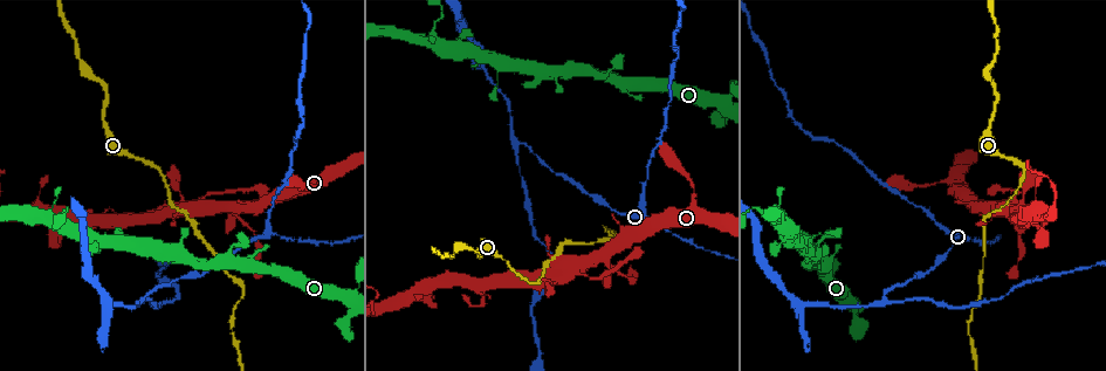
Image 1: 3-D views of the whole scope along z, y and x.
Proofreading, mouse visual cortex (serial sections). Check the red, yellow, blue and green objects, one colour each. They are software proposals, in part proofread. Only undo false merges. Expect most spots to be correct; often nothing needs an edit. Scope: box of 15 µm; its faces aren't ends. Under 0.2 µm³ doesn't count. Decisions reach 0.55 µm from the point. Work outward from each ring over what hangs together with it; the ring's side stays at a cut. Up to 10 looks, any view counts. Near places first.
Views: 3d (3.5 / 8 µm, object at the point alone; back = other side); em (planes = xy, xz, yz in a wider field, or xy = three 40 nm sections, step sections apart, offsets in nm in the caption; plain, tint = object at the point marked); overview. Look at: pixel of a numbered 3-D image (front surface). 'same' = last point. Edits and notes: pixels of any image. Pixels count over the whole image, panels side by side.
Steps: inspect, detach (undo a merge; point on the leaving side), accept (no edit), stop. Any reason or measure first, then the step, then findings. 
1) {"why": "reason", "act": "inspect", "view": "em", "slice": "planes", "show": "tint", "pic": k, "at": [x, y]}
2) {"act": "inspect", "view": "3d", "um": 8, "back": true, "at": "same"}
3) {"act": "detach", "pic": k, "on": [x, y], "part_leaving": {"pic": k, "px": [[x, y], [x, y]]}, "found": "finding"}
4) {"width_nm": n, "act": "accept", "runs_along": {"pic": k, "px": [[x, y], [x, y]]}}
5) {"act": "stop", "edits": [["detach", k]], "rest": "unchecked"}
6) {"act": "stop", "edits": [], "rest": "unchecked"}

{"why": "three arms meet", "act": "inspect", "view": "3d", "um": 3.5, "pic": 1, "at": [518, 144]}

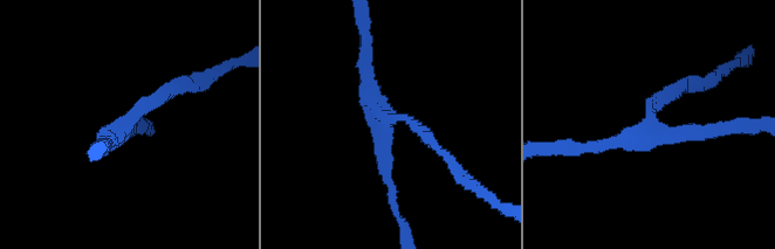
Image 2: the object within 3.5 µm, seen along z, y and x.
{"arms": 3, "arm_widths_nm": [200, 200, 200], "act": "inspect", "view": "em", "slice": "xy", "step": 2, "show": "tint", "pic": 2, "at": [124, 123]}

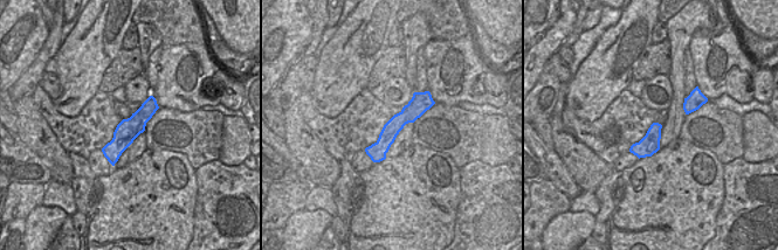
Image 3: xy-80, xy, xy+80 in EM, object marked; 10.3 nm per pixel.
{"act": "accept", "runs_along": {"pic": 3, "px": [[427, 95], [390, 131], [376, 159]]}, "found": "continuous, no second cell"}

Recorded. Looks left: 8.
{"why": "sharp bend", "act": "inspect", "view": "3d", "um": 3.5, "pic": 1, "at": [416, 292]}

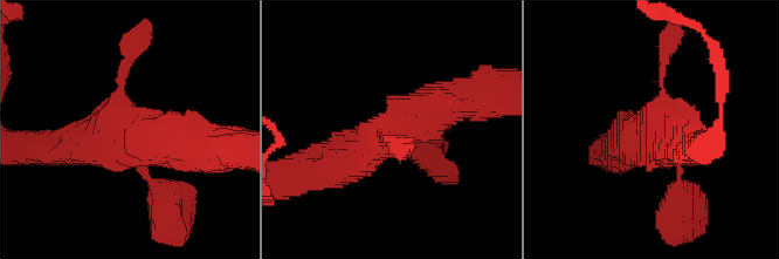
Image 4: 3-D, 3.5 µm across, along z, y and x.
{"act": "inspect", "view": "em", "slice": "xy", "step": 2, "show": "tint", "pic": 4, "at": [131, 143]}

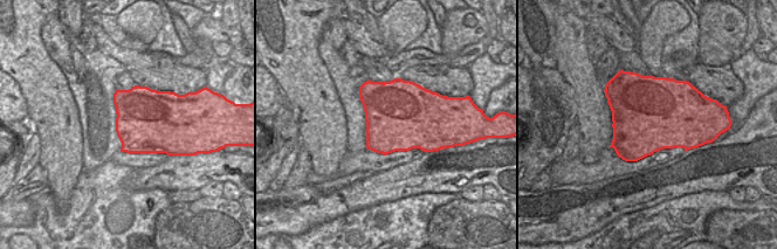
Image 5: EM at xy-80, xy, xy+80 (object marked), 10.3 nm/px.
{"act": "accept", "found": "one cell here"}

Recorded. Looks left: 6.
{"why": "abrupt turn", "act": "inspect", "view": "3d", "um": 3.5, "pic": 1, "at": [979, 293]}

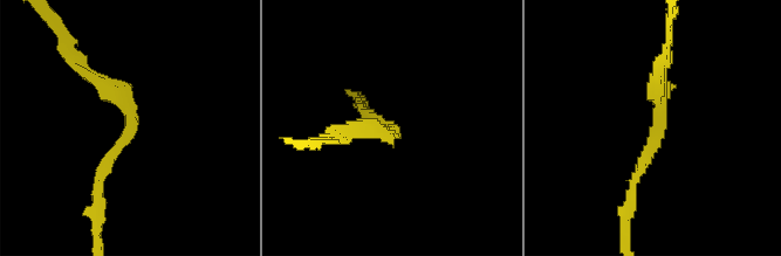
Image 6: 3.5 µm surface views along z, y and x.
{"arm_widths_nm": [150, 150], "act": "inspect", "view": "em", "slice": "xy", "step": 2, "show": "tint", "pic": 6, "at": [395, 129]}

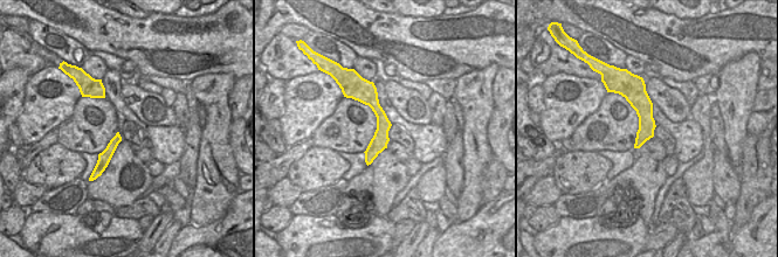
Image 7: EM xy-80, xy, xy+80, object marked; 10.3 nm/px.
{"act": "accept", "runs_along": {"pic": 7, "px": [[366, 83], [381, 117], [369, 160]]}, "found": "one cell here"}

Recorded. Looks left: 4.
{"why": "thin neck", "act": "inspect", "view": "3d", "um": 3.5, "pic": 1, "at": [855, 315]}

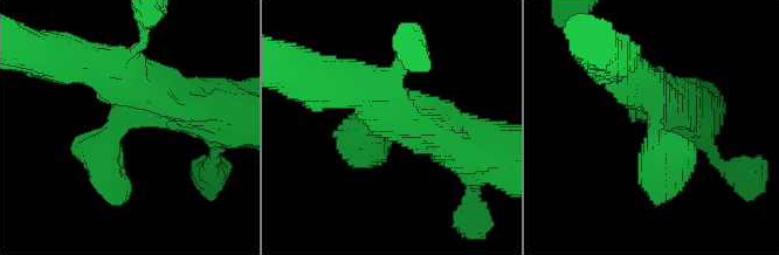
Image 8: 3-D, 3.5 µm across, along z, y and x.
{"why": "now the EM", "act": "inspect", "view": "em", "slice": "xy", "step": 5, "show": "tint", "pic": 8, "at": [654, 126]}

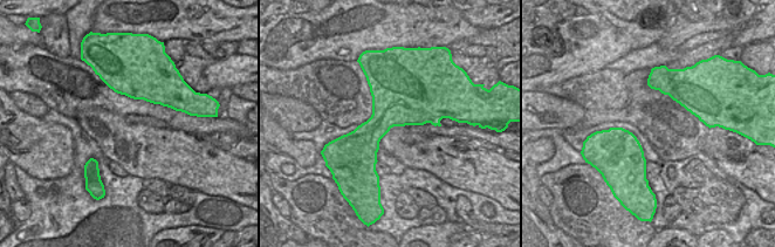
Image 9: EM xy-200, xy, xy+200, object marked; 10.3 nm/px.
{"width_nm": 500, "act": "accept", "runs_along": {"pic": 8, "px": [[624, 71], [654, 97], [668, 191]]}, "found": "one cell here"}

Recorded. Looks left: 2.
{"act": "stop", "edits": [], "rest": "unchecked"}

